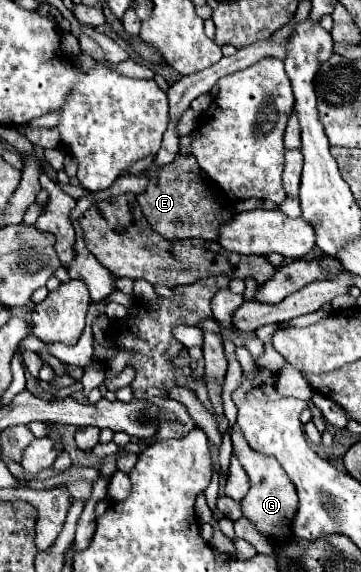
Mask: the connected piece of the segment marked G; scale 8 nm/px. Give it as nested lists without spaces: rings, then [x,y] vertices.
[[[237,424],[231,426],[231,442],[233,442],[233,452],[235,452],[237,460],[241,462],[243,470],[247,472],[249,484],[251,484],[247,496],[241,500],[243,518],[247,518],[263,536],[267,536],[275,548],[277,548],[277,544],[289,542],[293,538],[291,528],[293,528],[293,518],[297,512],[297,490],[295,490],[293,482],[289,480],[289,476],[285,474],[285,470],[273,456],[265,456],[265,454],[259,454],[249,448],[249,444]]]

